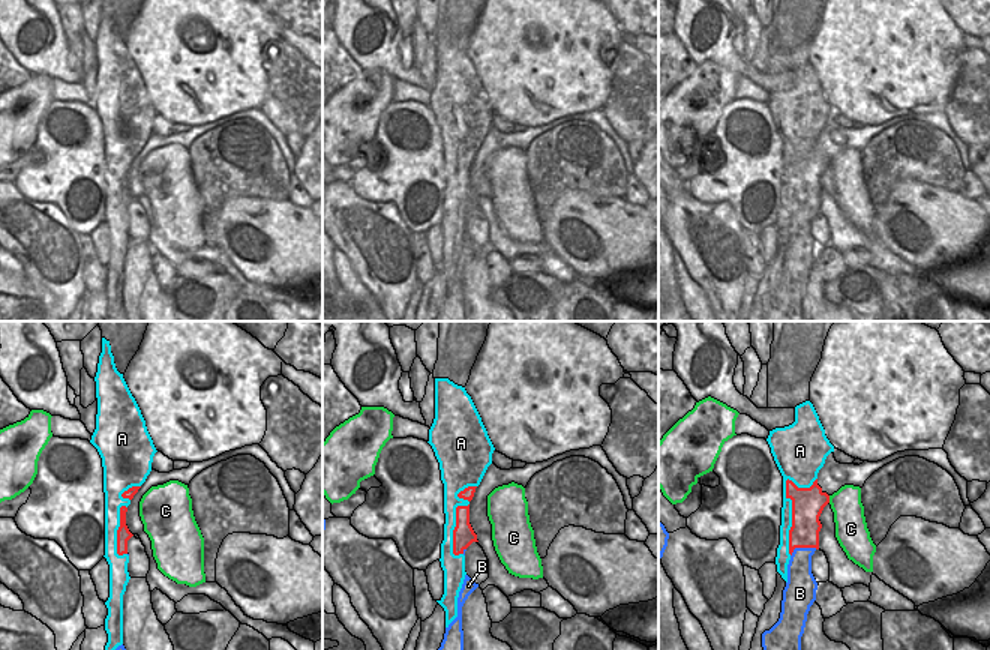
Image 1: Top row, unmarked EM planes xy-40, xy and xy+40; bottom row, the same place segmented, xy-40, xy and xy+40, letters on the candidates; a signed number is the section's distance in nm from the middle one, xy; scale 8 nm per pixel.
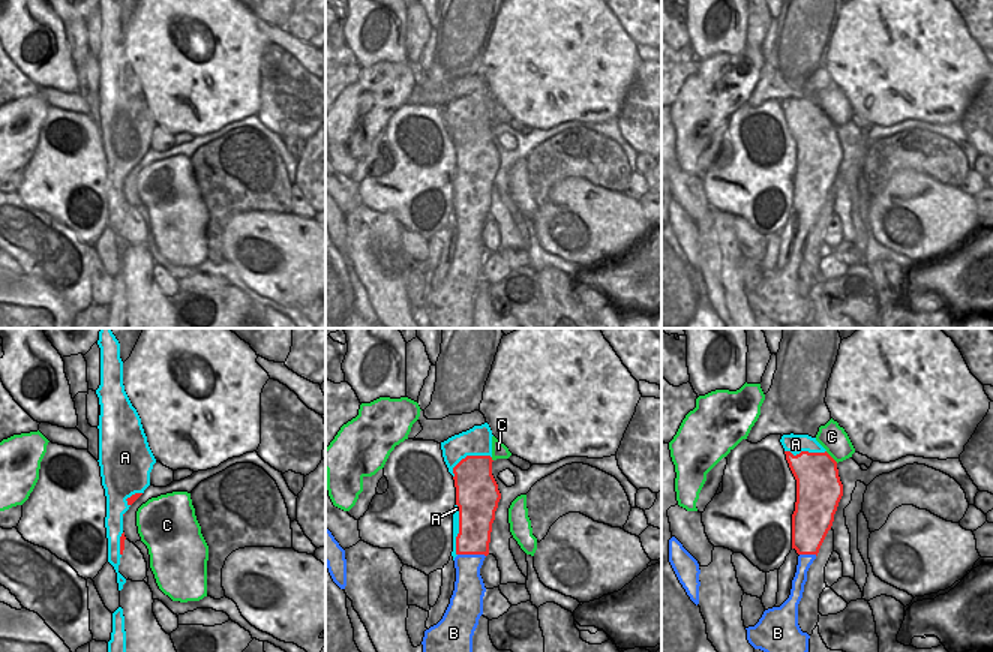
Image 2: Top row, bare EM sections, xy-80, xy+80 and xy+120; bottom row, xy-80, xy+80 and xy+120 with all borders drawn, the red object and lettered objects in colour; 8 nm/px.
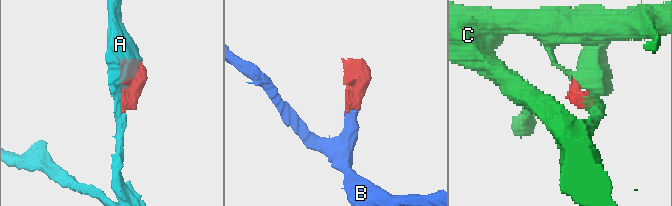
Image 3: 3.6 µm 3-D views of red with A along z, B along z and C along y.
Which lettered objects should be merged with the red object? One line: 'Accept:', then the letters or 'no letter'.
Accept: B

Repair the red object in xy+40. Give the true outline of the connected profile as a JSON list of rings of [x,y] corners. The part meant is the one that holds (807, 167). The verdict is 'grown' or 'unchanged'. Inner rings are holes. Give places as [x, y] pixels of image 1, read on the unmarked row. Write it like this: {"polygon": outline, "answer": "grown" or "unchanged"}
{"polygon": [[[788,143],[786,162],[792,164],[788,246],[780,282],[762,297],[762,321],[802,321],[801,300],[810,270],[816,264],[818,246],[812,237],[812,219],[819,213],[819,180],[830,167],[830,159],[818,149],[818,143],[810,152],[798,152]]], "answer": "grown"}

